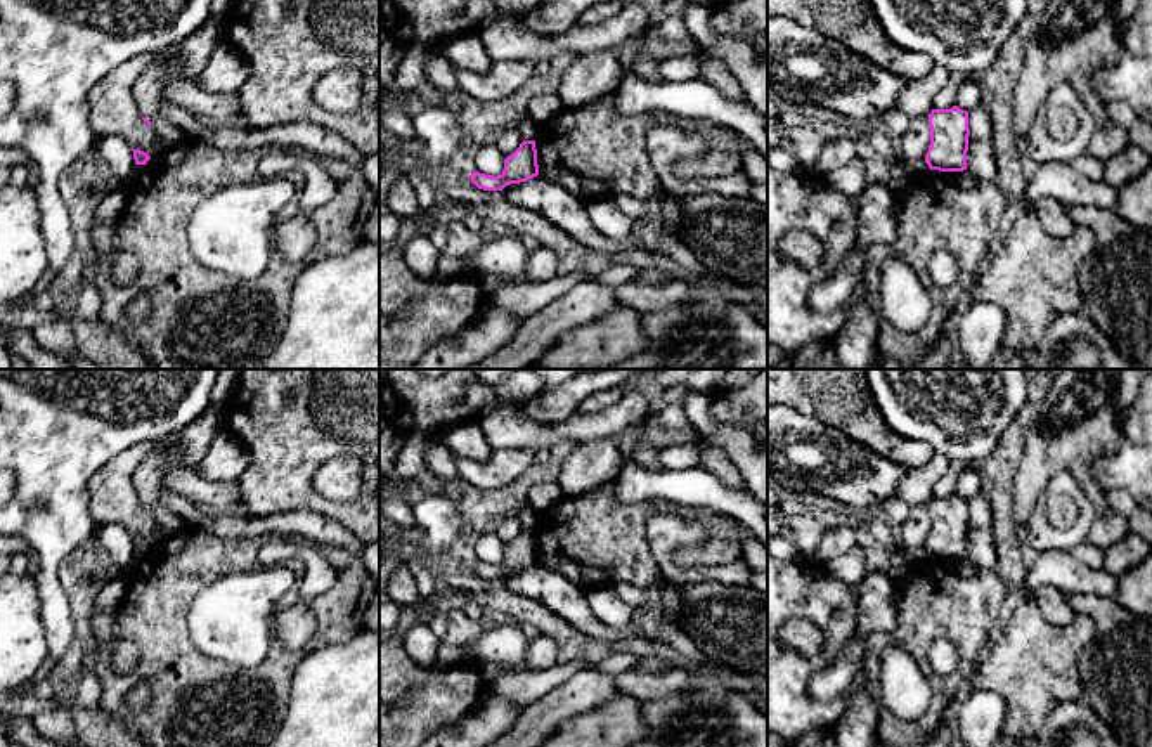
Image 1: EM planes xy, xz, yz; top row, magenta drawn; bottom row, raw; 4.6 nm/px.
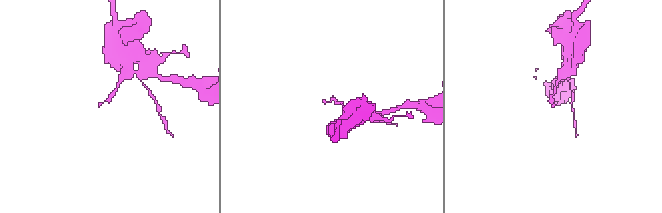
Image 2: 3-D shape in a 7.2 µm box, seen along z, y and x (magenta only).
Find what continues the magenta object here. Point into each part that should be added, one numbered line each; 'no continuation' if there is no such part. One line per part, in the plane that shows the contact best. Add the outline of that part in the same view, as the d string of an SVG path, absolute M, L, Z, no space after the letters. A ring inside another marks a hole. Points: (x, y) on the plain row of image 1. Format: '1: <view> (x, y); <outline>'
no continuation

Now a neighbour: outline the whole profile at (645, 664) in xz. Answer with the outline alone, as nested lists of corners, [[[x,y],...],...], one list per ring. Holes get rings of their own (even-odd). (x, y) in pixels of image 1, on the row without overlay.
[[[641,657],[634,666],[632,669],[636,672],[662,672],[662,671],[667,671],[667,669],[672,669],[672,667],[683,667],[686,666],[686,662],[676,662],[676,660],[670,660],[670,659],[650,659],[650,657]]]

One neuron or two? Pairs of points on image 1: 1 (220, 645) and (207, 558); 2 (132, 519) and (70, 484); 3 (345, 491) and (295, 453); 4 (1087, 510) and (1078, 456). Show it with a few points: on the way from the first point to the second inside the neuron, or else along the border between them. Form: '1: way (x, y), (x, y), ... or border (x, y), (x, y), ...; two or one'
1: border (248, 569), (208, 583), (186, 617); two
2: border (110, 460), (89, 480), (89, 512), (96, 529); two
3: border (355, 454), (330, 458), (314, 475), (314, 491); two
4: border (1048, 479), (1059, 472), (1067, 472), (1097, 513); two

